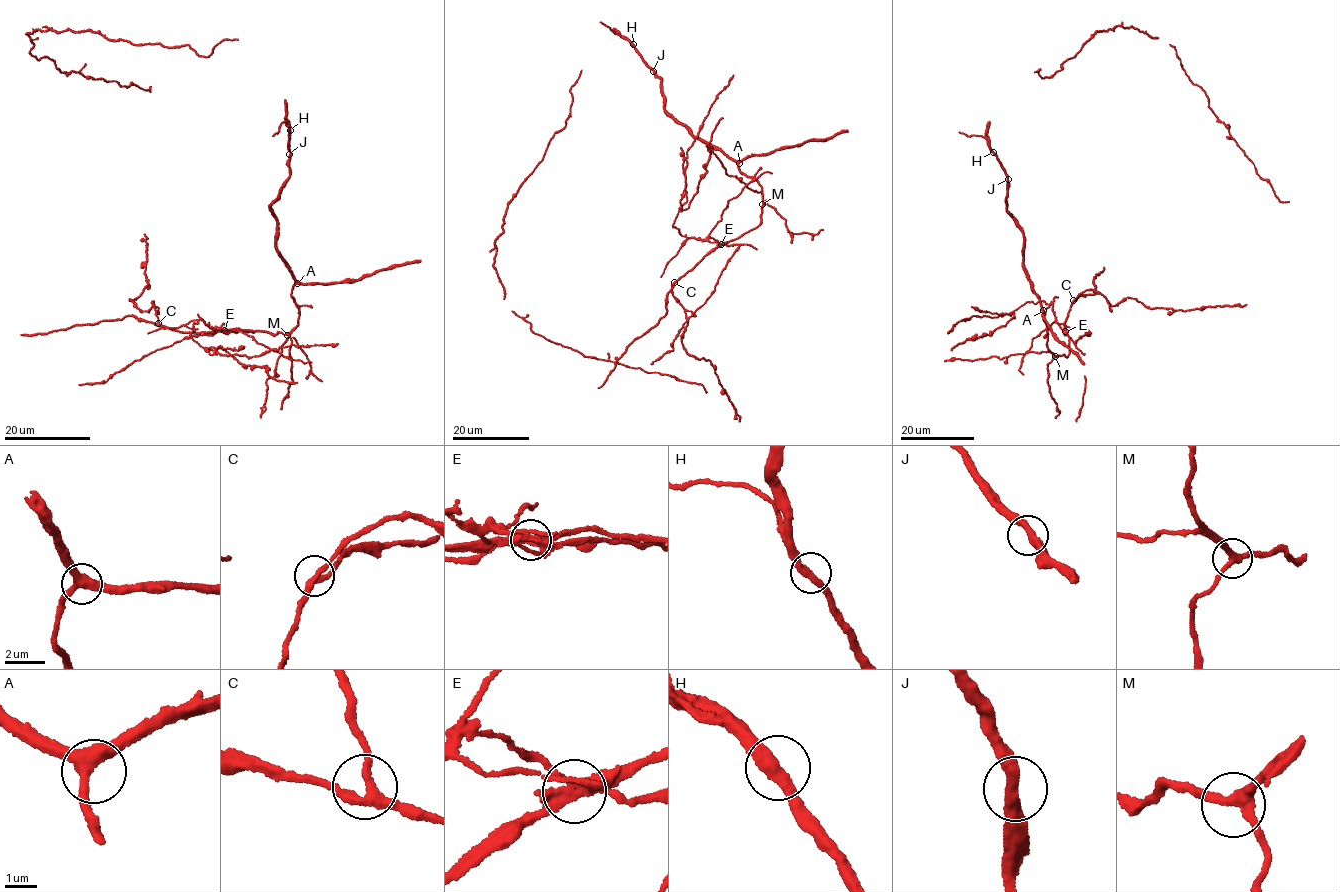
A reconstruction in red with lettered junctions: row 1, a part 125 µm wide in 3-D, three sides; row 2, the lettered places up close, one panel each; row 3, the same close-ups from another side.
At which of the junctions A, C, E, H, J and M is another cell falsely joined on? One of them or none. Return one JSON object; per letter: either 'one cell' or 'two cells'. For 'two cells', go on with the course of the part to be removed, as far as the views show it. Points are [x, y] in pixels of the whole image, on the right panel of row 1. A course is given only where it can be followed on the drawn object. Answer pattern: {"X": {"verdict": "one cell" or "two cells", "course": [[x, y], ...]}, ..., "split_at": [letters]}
{"A": {"verdict": "one cell"}, "C": {"verdict": "one cell"}, "E": {"verdict": "two cells", "course": [[1066, 331], [1056, 322], [1051, 304], [1044, 301], [1025, 303], [1003, 315], [971, 316], [947, 332]]}, "H": {"verdict": "one cell"}, "J": {"verdict": "one cell"}, "M": {"verdict": "one cell"}, "split_at": ["E"]}

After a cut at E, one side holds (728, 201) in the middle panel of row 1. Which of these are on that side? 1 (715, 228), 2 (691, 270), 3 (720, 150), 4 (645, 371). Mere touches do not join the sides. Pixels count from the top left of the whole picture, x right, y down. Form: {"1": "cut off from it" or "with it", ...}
{"1": "with it", "2": "cut off from it", "3": "cut off from it", "4": "cut off from it"}

